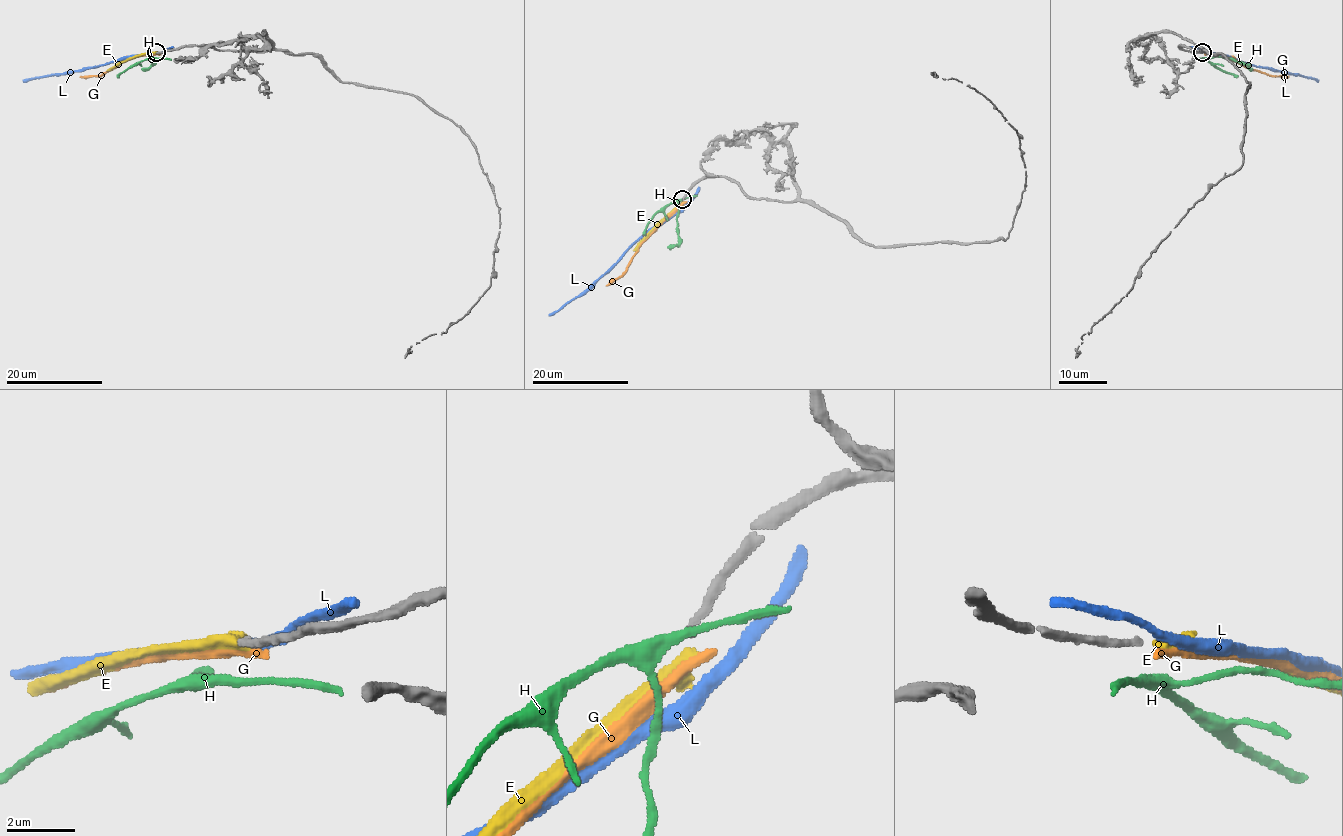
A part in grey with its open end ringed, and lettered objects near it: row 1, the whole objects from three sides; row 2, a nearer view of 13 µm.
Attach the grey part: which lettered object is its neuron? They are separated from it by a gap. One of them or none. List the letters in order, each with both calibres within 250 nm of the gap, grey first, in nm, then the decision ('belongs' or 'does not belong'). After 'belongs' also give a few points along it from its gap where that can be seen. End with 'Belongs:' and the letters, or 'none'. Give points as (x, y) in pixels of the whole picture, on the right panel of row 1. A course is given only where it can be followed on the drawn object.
E: 200 nm thick on the grey side, 320 nm on the other; does not belong
G: 200 nm thick on the grey side, 300 nm on the other; does not belong
H: 200 nm thick on the grey side, 320 nm on the other; does not belong
L: 200 nm thick on the grey side, 360 nm on the other; does not belong
Belongs: none

